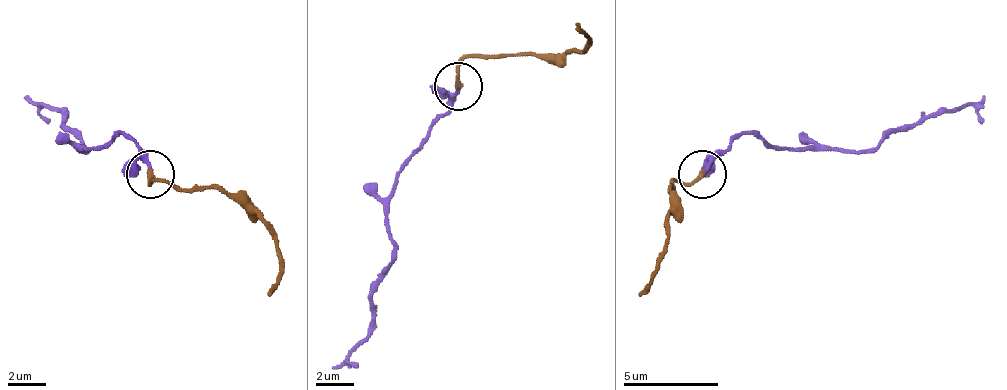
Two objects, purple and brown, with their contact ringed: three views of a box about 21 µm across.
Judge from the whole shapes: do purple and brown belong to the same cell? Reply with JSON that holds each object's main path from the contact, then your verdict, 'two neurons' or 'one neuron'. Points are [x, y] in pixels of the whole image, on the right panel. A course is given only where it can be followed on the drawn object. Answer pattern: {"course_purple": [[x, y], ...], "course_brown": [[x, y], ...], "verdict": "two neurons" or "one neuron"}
{"course_purple": [[703, 173], [741, 135], [760, 135], [775, 149], [875, 149], [899, 130], [965, 106], [975, 111], [980, 125]], "course_brown": [[703, 173], [674, 182], [669, 187], [665, 259], [650, 287], [641, 297]], "verdict": "one neuron"}

